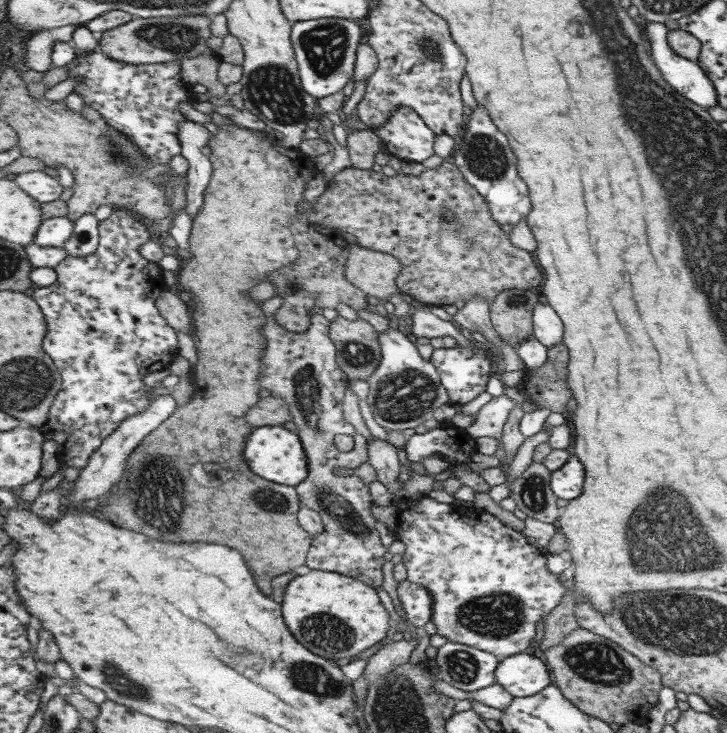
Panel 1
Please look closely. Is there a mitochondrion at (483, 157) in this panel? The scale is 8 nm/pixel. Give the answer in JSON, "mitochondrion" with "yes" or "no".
{"mitochondrion":"yes"}

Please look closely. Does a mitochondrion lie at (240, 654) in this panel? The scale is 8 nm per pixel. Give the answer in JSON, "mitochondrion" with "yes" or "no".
{"mitochondrion":"yes"}

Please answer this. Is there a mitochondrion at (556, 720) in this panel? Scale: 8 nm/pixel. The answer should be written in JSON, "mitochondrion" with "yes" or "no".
{"mitochondrion":"no"}

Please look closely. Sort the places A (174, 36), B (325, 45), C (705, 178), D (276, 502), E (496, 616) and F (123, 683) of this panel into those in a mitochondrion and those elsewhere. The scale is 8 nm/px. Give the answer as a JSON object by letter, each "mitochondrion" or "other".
{"A":"mitochondrion","B":"mitochondrion","C":"mitochondrion","D":"mitochondrion","E":"mitochondrion","F":"mitochondrion"}

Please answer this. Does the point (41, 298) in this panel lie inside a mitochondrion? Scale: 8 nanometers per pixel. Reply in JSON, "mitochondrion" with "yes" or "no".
{"mitochondrion":"no"}

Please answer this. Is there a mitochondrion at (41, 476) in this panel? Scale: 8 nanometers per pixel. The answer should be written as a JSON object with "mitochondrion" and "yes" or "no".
{"mitochondrion":"no"}

